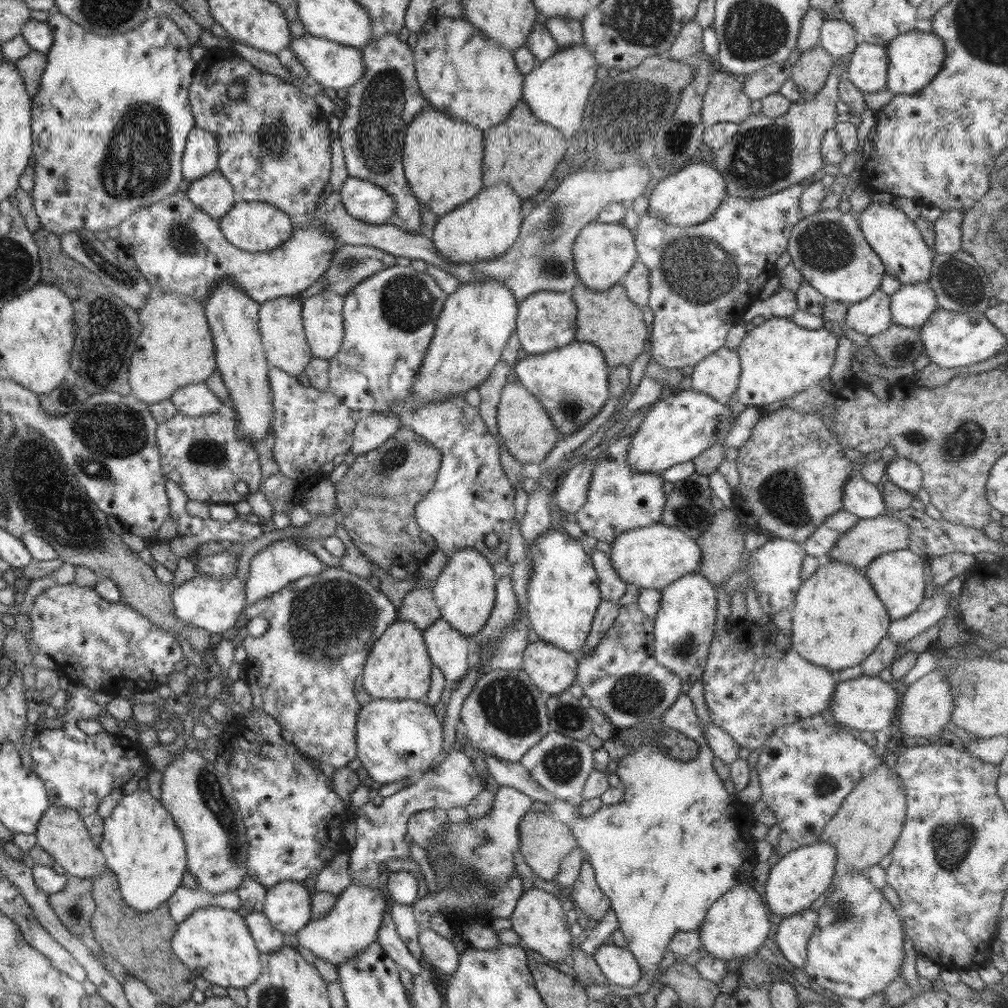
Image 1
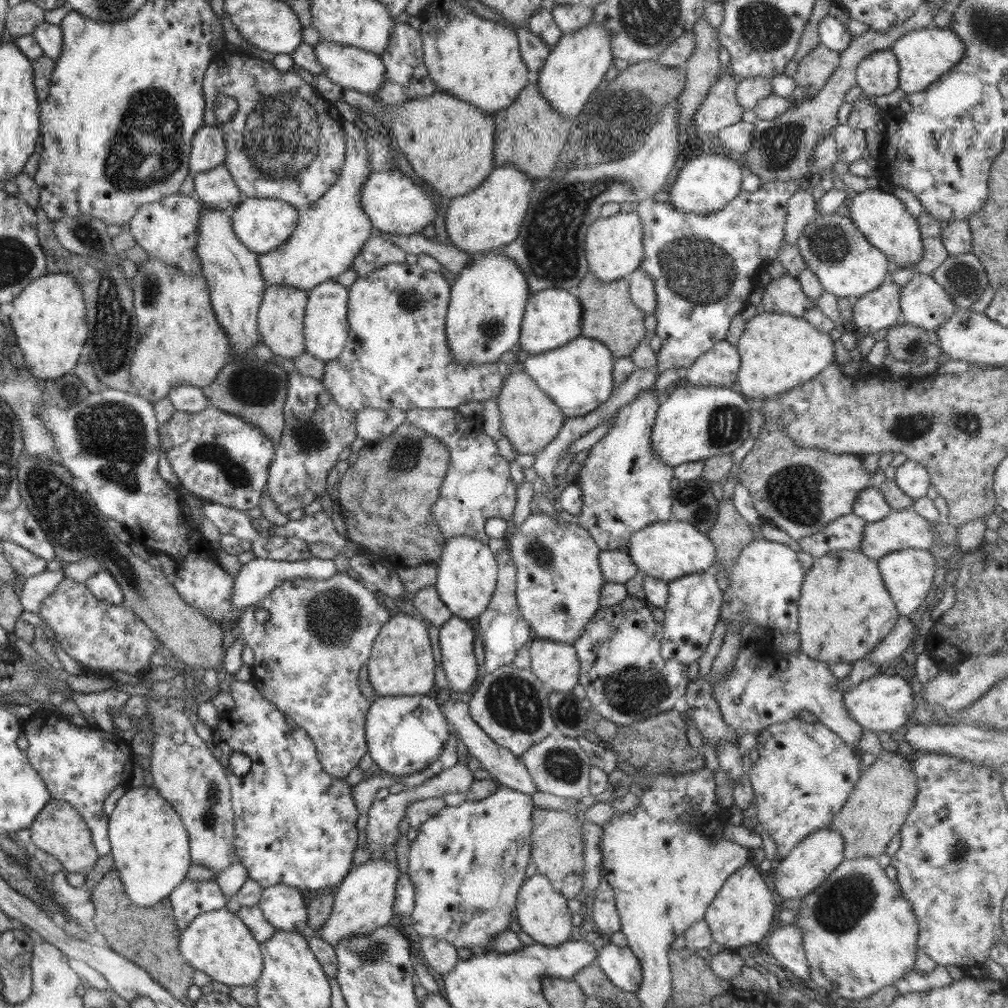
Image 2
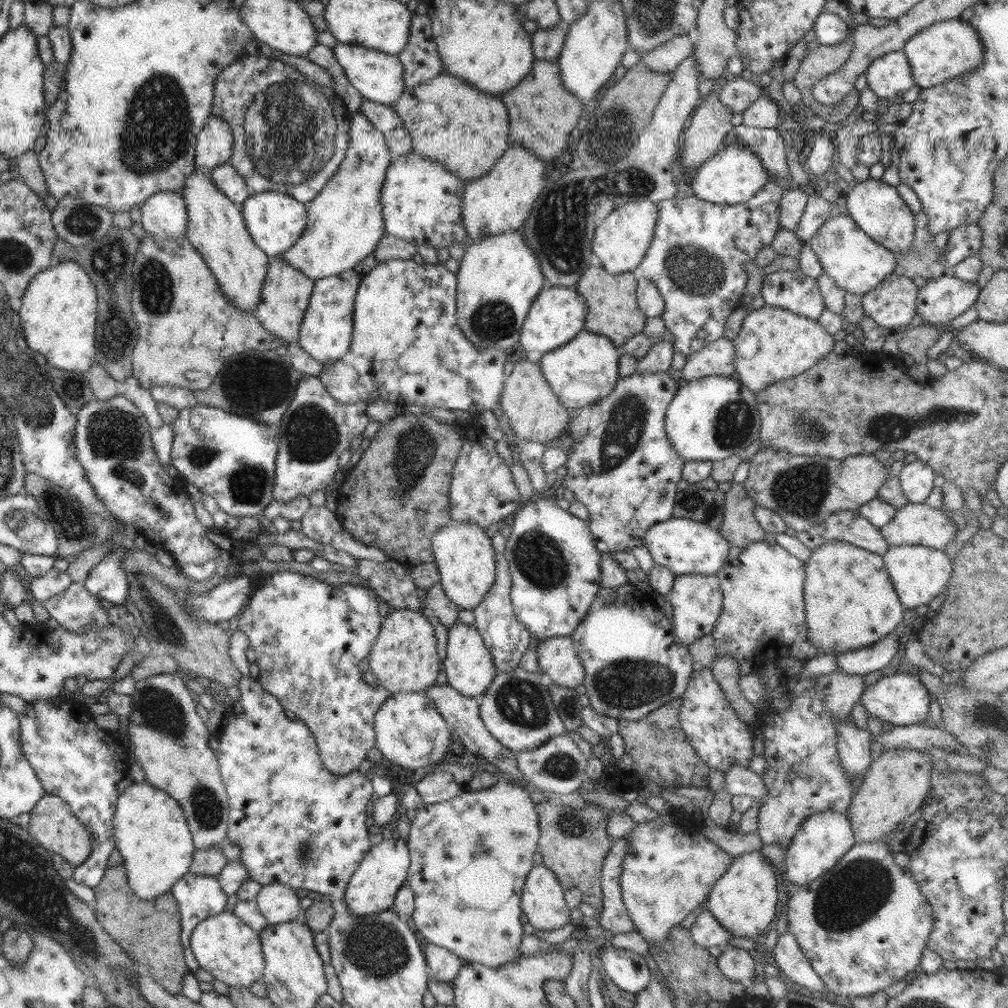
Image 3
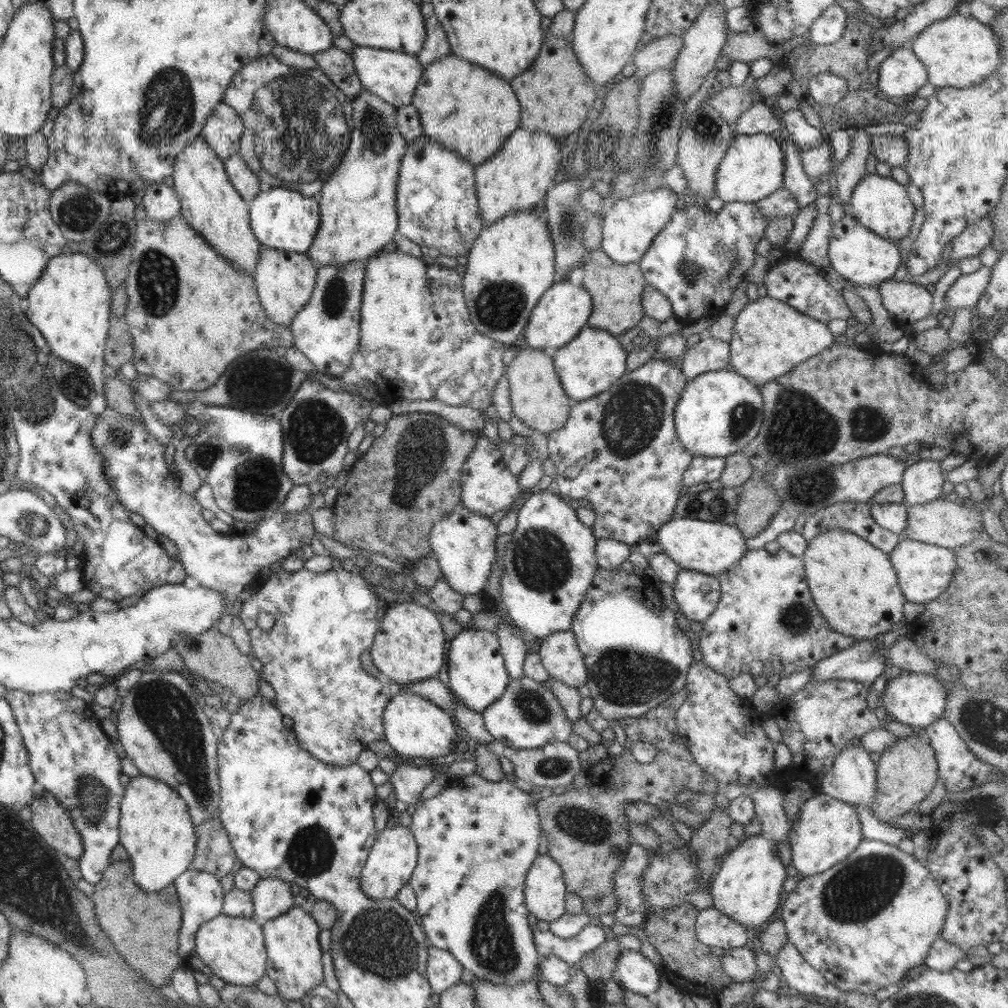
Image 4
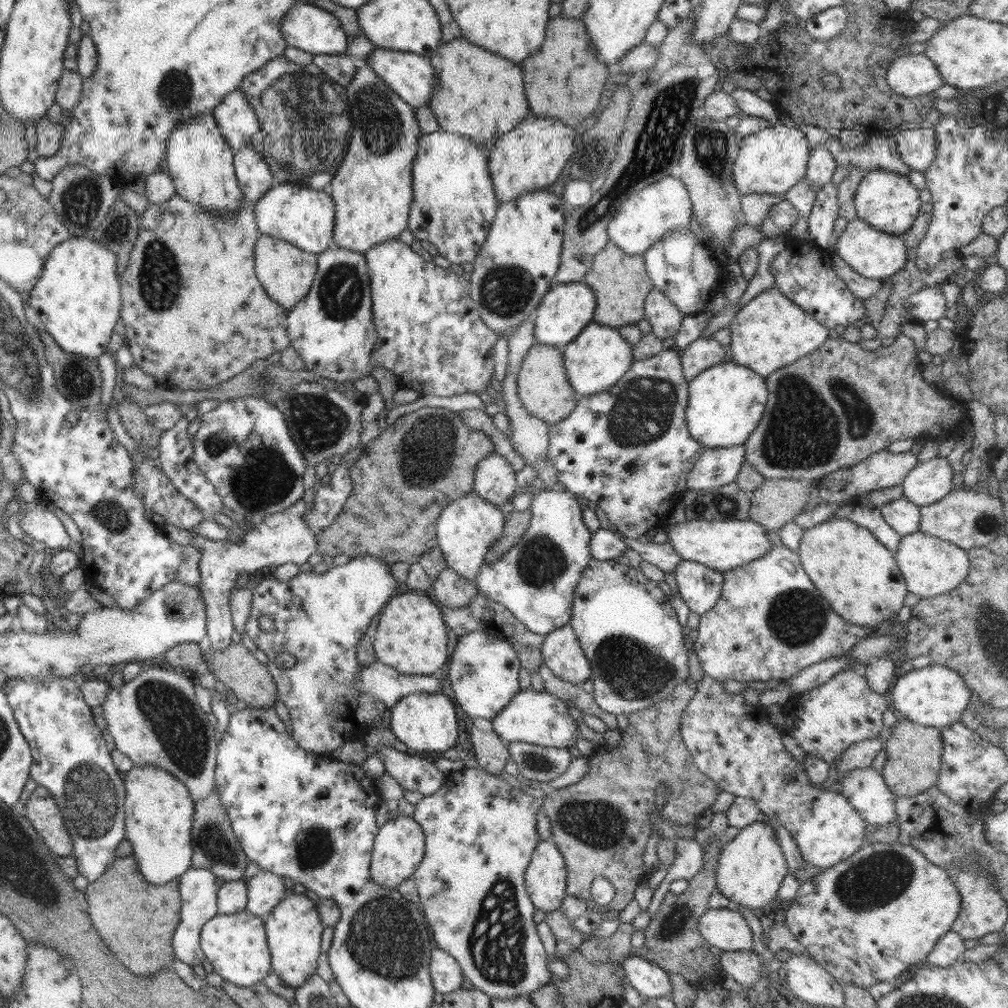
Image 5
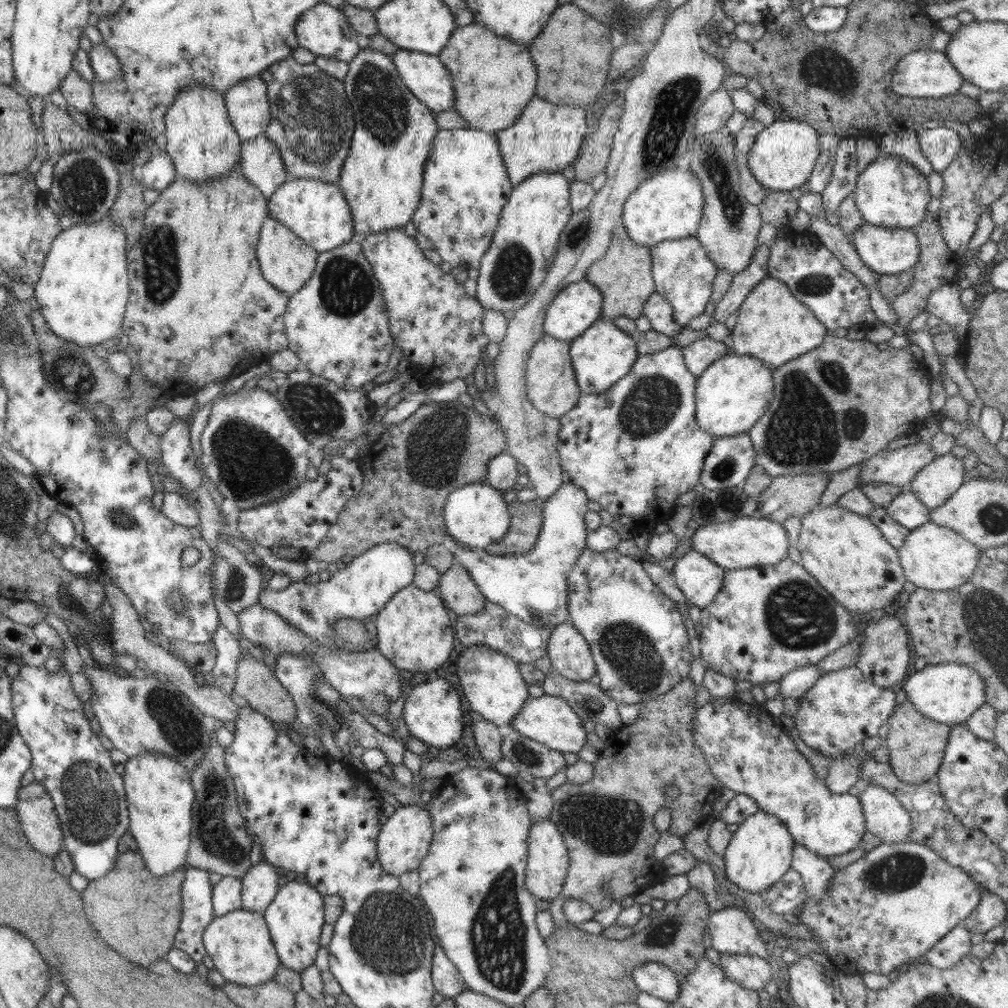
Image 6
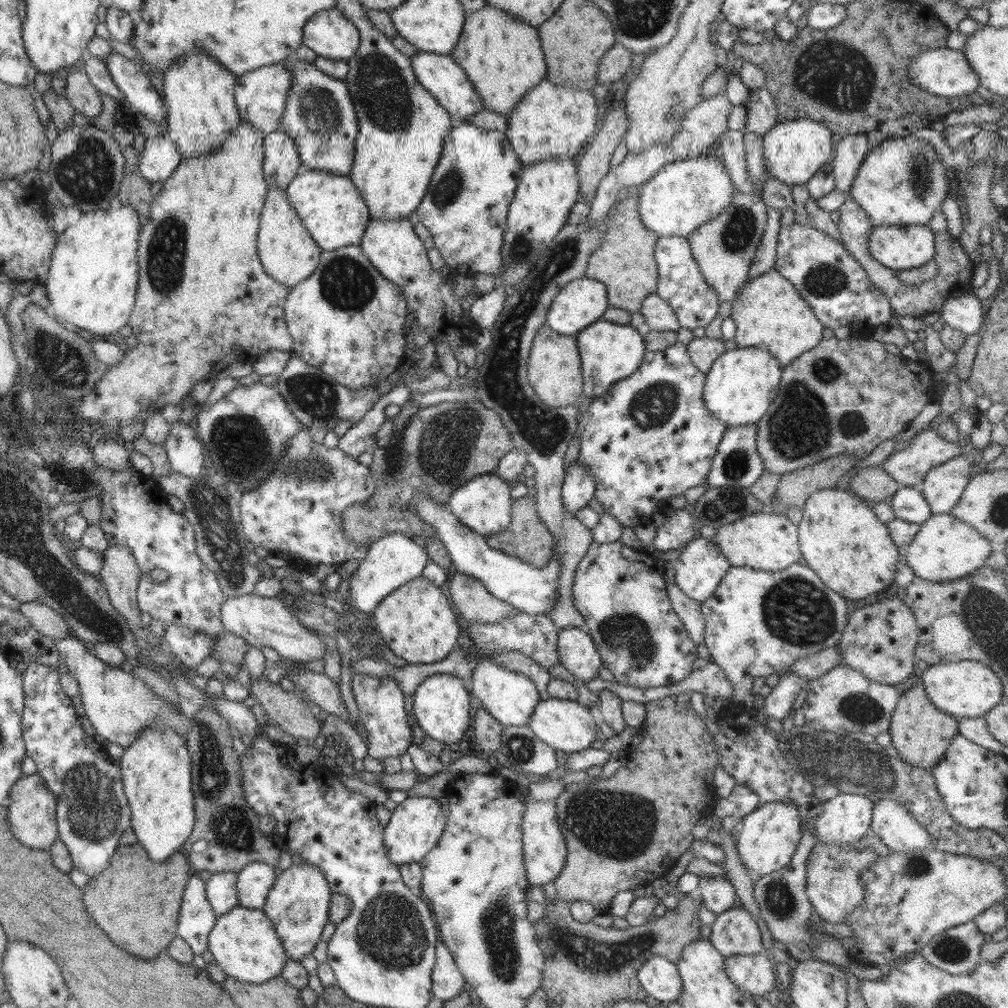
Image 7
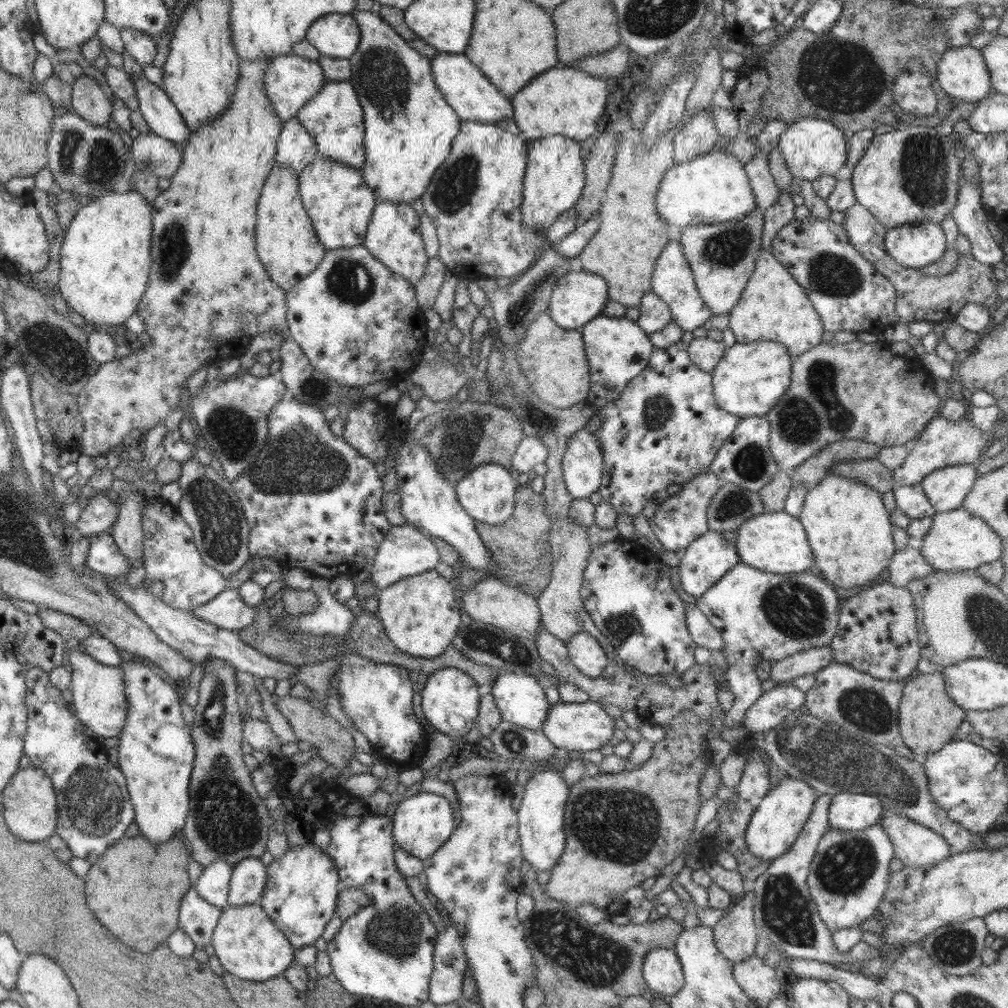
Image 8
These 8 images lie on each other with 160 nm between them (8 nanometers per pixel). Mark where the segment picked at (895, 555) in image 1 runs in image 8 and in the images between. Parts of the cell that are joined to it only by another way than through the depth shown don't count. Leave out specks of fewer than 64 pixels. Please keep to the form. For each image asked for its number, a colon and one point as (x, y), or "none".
2: (907, 574)
3: (918, 573)
4: (925, 571)
5: (931, 568)
6: (936, 558)
7: (945, 548)
8: (958, 541)

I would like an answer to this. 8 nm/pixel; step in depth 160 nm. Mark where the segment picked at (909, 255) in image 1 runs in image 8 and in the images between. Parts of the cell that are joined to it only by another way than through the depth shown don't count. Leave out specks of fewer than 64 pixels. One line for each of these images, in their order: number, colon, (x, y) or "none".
2: (882, 218)
3: (878, 210)
4: (880, 204)
5: (887, 201)
6: (891, 193)
7: (902, 181)
8: (906, 177)

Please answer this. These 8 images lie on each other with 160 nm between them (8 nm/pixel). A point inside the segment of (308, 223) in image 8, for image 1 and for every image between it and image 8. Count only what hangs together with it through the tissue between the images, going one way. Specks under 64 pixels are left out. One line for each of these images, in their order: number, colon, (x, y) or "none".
1: (280, 323)
2: (281, 313)
3: (285, 295)
4: (285, 281)
5: (286, 272)
6: (286, 261)
7: (289, 255)

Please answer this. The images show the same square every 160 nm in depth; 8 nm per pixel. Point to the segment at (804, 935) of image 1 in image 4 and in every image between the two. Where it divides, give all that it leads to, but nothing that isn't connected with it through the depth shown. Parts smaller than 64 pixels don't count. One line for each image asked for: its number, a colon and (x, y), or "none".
2: (785, 943)
3: (789, 957)
4: (799, 975)

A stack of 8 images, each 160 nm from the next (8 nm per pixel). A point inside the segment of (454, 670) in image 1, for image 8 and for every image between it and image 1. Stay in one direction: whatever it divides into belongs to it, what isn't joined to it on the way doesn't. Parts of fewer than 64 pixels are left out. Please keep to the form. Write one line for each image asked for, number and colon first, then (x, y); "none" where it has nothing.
2: (456, 636)
3: (469, 666)
4: (477, 673)
5: (484, 671)
6: (491, 682)
7: (510, 697)
8: (521, 700)

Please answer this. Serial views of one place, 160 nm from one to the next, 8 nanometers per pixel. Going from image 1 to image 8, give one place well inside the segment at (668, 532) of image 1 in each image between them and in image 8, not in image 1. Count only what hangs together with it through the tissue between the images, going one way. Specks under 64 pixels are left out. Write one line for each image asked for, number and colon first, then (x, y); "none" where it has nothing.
2: (668, 550)
3: (684, 546)
4: (710, 548)
5: (719, 545)
6: (744, 542)
7: (768, 541)
8: (776, 541)

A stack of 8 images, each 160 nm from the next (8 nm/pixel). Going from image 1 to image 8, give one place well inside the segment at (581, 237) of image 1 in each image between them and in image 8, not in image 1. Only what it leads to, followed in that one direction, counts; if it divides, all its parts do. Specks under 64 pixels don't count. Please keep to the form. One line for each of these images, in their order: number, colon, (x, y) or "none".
2: (614, 246)
3: (621, 240)
4: (629, 225)
5: (641, 220)
6: (668, 206)
7: (683, 195)
8: (712, 188)

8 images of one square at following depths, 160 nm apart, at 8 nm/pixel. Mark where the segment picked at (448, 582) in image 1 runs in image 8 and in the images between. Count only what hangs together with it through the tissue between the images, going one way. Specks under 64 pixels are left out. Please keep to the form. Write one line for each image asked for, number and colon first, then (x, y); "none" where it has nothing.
2: (467, 570)
3: (463, 553)
4: (463, 542)
5: (467, 528)
6: (476, 515)
7: (483, 503)
8: (487, 493)

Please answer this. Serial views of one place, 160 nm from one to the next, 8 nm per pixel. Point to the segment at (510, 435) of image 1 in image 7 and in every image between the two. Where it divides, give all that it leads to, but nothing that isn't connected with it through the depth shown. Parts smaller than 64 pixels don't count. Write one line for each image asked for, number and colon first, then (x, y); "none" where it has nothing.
2: (530, 420)
3: (534, 412)
4: (537, 397)
5: (542, 385)
6: (551, 385)
7: (554, 367)

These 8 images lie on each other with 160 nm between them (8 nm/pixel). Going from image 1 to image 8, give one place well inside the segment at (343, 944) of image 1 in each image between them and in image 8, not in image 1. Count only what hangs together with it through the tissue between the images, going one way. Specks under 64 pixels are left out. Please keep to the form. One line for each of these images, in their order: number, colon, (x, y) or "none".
2: (363, 901)
3: (372, 888)
4: (393, 857)
5: (398, 848)
6: (403, 841)
7: (417, 823)
8: (422, 823)

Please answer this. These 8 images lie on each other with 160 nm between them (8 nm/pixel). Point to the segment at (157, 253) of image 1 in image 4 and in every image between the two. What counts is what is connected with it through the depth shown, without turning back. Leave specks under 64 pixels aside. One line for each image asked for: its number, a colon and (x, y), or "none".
2: (329, 234)
3: (345, 223)
4: (358, 216)

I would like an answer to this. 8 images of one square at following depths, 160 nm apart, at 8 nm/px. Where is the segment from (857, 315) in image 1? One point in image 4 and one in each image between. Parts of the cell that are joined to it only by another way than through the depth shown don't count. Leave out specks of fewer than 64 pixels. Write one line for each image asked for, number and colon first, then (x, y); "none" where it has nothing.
2: (879, 309)
3: (892, 304)
4: (906, 302)

